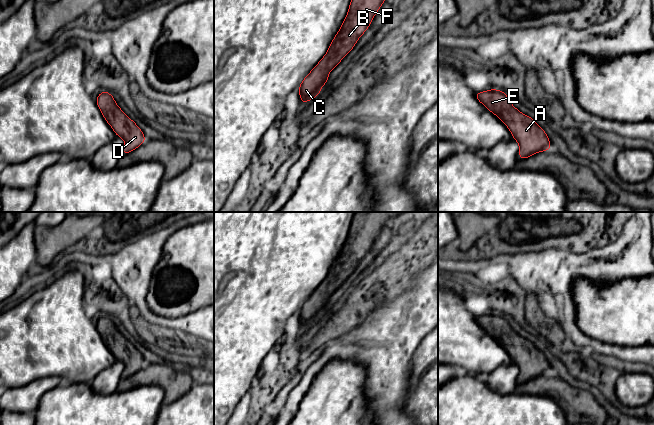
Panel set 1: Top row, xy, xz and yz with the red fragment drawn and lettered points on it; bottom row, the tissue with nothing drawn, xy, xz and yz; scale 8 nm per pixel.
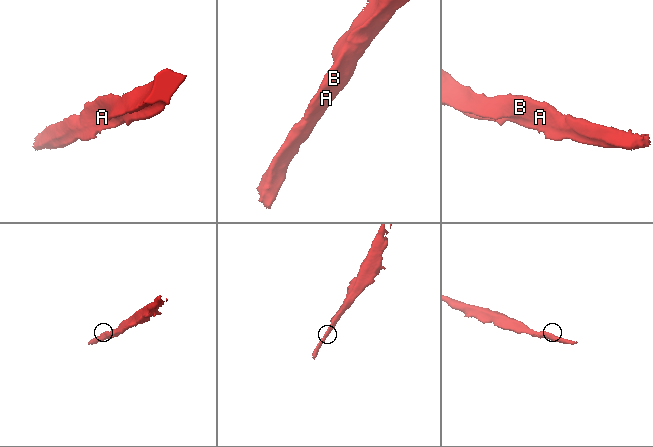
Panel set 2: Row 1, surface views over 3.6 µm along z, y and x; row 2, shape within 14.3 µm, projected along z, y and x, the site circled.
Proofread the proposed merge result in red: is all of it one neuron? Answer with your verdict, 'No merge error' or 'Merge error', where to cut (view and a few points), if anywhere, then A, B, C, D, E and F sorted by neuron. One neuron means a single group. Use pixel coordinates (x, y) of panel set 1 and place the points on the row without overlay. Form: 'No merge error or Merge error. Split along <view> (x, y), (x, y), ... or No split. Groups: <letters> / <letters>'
No merge error. No split. Groups: A B C D E F

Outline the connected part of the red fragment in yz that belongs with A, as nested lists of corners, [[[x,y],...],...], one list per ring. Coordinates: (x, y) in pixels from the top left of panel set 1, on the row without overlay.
[[[493,312],[476,316],[476,322],[510,354],[513,363],[519,368],[520,383],[551,374],[551,367],[546,356],[530,340],[515,332],[505,316]]]

